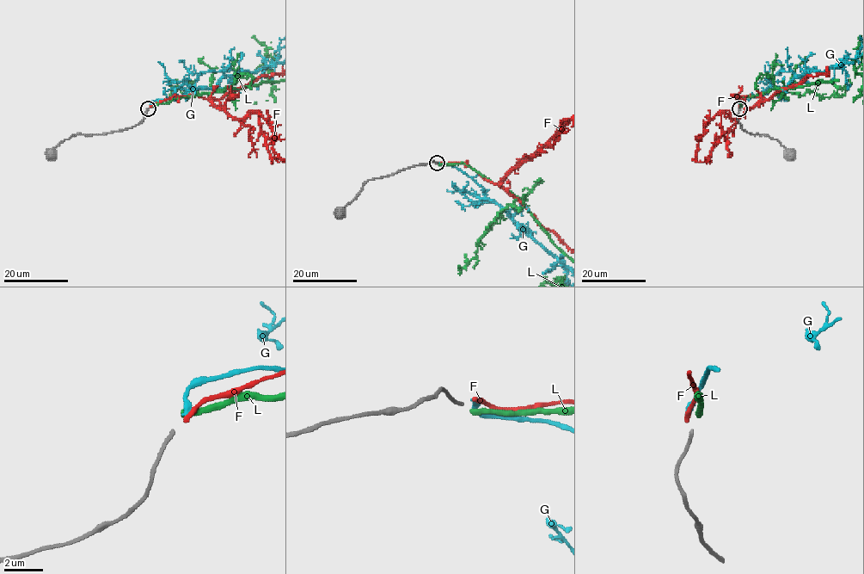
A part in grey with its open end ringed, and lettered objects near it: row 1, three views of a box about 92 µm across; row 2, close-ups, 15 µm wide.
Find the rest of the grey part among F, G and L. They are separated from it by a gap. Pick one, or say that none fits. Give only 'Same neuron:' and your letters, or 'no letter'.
Same neuron: G

